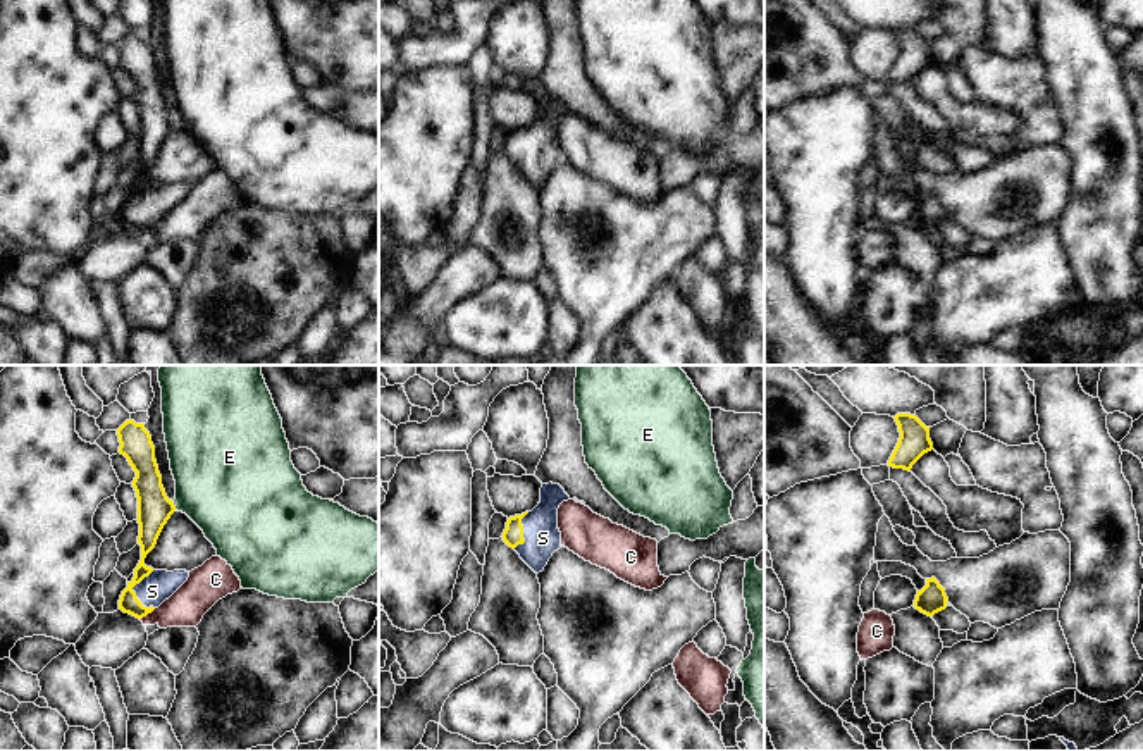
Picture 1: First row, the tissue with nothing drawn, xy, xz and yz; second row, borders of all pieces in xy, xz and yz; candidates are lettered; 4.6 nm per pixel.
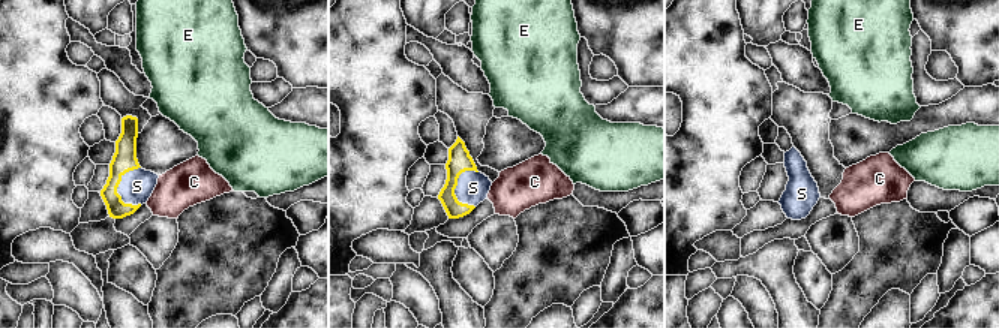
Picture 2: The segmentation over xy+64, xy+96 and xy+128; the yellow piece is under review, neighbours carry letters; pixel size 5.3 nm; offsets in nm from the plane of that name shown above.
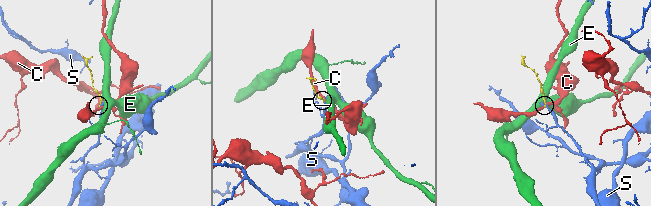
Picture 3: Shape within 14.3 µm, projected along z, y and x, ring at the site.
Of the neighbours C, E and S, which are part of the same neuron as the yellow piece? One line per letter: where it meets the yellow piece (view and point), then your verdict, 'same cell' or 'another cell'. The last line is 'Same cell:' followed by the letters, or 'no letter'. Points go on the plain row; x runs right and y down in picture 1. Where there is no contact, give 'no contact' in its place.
C: meets yellow in xy at (147, 228); another cell
E: meets yellow in xy at (172, 119); another cell
S: meets yellow in xy at (133, 200); same cell
Same cell: S

